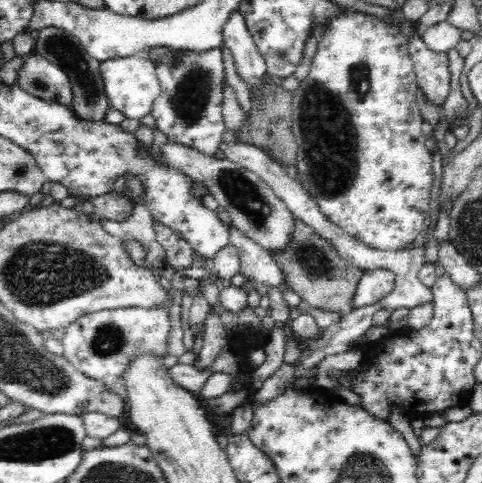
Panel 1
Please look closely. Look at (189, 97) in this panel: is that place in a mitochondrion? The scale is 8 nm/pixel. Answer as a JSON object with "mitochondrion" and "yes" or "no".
{"mitochondrion":"yes"}

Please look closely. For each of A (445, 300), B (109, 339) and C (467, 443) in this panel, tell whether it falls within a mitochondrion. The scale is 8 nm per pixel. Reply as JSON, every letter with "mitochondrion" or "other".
{"A":"other","B":"mitochondrion","C":"other"}

